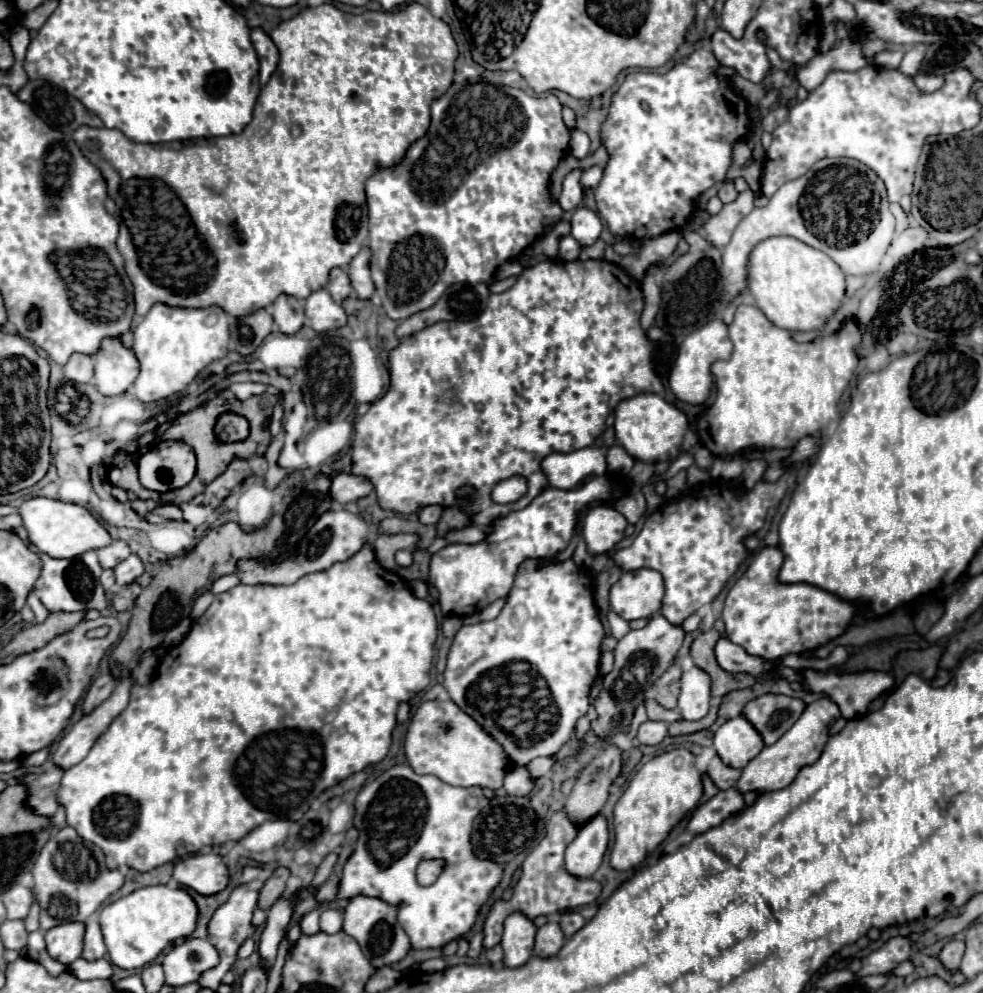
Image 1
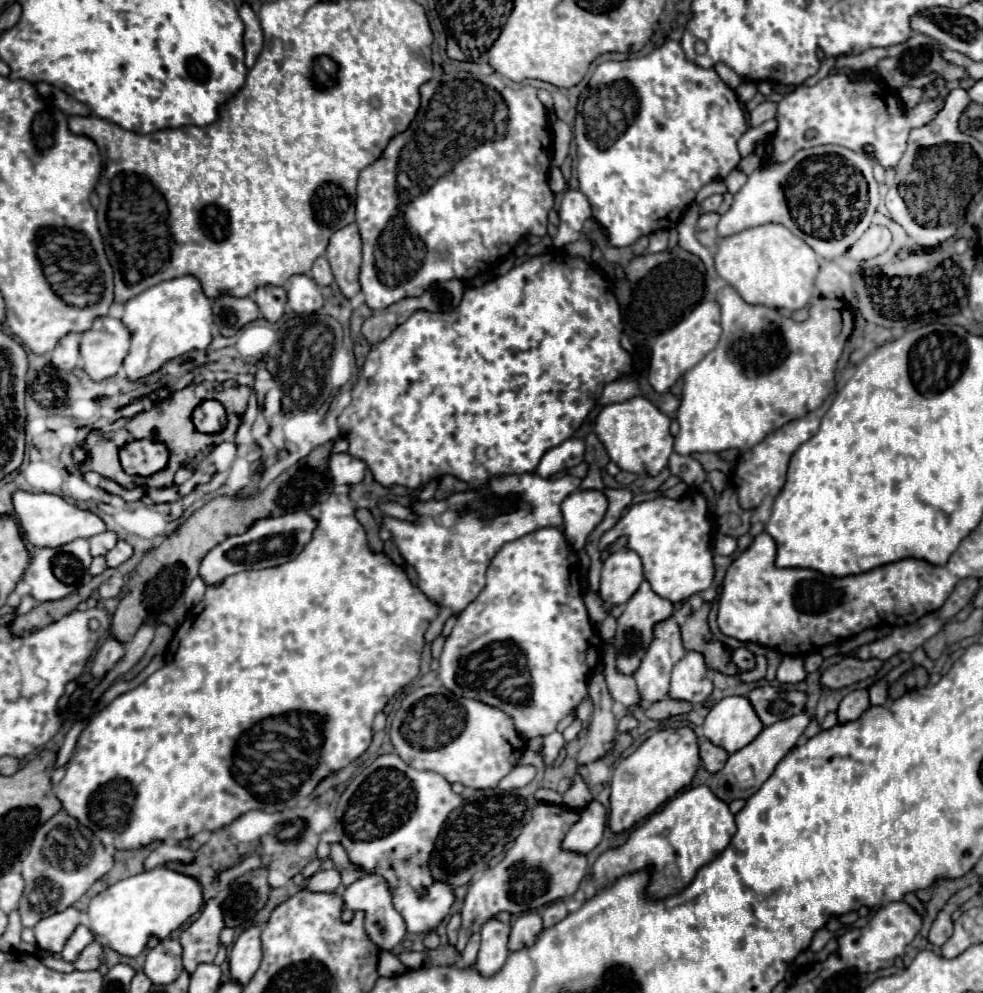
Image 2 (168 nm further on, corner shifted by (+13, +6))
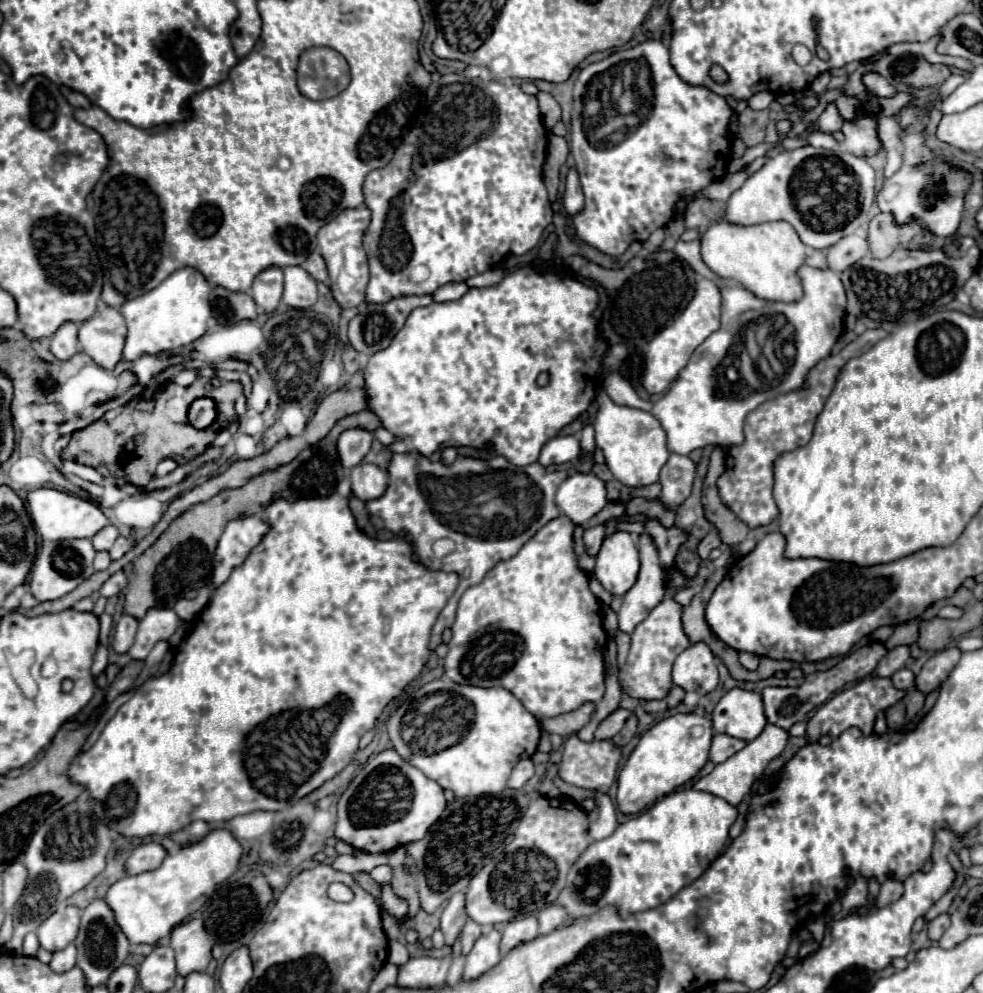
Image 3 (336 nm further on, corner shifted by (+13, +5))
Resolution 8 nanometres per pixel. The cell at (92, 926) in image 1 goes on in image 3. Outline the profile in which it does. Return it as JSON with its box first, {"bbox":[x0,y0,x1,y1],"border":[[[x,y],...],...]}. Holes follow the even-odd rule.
{"bbox":[49,945,77,973],"border":[[[67,945],[63,951],[55,951],[53,953],[53,959],[49,961],[49,967],[55,971],[55,973],[63,973],[63,971],[69,971],[71,967],[75,967],[75,957],[77,957],[77,949],[75,945]]]}

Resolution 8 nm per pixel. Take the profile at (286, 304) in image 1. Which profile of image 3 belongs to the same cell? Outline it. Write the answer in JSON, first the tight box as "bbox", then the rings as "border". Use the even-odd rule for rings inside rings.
{"bbox":[251,265,283,313],"border":[[[275,265],[263,269],[251,285],[251,297],[255,299],[257,307],[265,313],[277,309],[277,303],[281,301],[281,293],[283,293],[283,271],[277,269]]]}

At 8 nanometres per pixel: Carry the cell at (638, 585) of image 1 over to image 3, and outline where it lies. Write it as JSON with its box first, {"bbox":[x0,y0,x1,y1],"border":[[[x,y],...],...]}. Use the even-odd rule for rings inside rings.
{"bbox":[593,531,639,595],"border":[[[615,531],[603,539],[593,575],[611,595],[625,595],[639,573],[639,551],[631,533]]]}

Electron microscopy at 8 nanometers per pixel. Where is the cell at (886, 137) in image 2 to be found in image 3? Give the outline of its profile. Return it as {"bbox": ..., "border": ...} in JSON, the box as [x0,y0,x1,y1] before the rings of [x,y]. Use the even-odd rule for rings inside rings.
{"bbox":[811,103,843,133],"border":[[[829,103],[829,105],[827,105],[827,109],[825,109],[825,113],[823,113],[823,115],[821,115],[813,125],[811,125],[811,131],[835,133],[835,131],[839,131],[839,129],[841,129],[841,125],[843,125],[843,119],[839,117],[835,103]]]}

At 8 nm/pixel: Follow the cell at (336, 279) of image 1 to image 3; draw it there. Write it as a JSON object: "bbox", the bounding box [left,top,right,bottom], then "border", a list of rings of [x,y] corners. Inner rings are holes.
{"bbox":[303,251,327,281],"border":[[[313,251],[313,253],[305,259],[303,269],[305,269],[307,273],[311,273],[317,281],[327,281],[327,267],[325,267],[323,257],[321,257],[317,251]]]}

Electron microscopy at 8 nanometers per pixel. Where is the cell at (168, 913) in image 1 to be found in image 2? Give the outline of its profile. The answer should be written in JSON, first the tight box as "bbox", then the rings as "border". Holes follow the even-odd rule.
{"bbox":[87,868,201,958],"border":[[[155,868],[99,892],[91,898],[87,914],[91,932],[103,938],[113,952],[137,958],[149,938],[167,938],[171,932],[179,930],[201,908],[201,902],[201,886],[195,878],[175,874],[167,868]]]}

